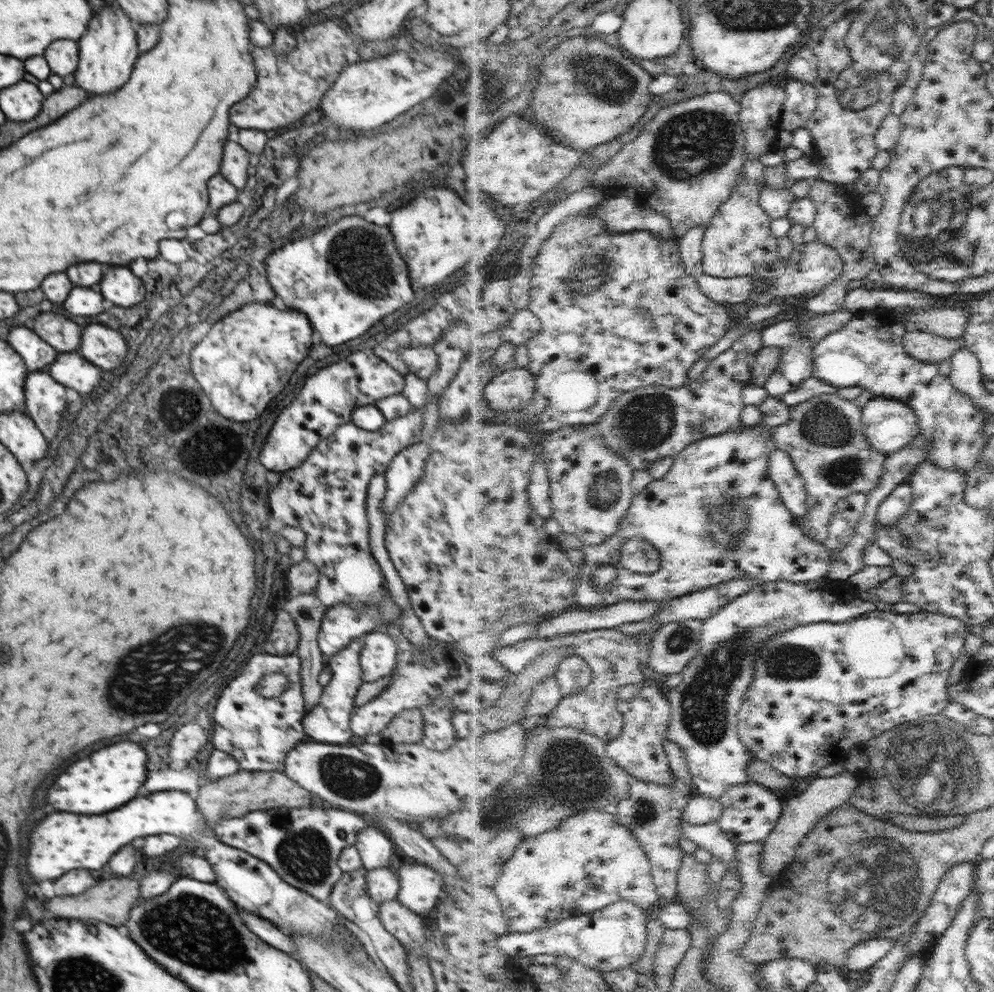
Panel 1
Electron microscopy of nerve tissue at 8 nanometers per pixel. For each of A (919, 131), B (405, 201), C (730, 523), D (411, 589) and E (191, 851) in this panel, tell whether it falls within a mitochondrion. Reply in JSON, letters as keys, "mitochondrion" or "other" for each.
{"A":"other","B":"other","C":"mitochondrion","D":"other","E":"other"}

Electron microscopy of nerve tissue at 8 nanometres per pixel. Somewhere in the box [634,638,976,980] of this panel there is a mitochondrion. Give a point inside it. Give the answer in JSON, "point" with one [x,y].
{"point":[878,887]}

